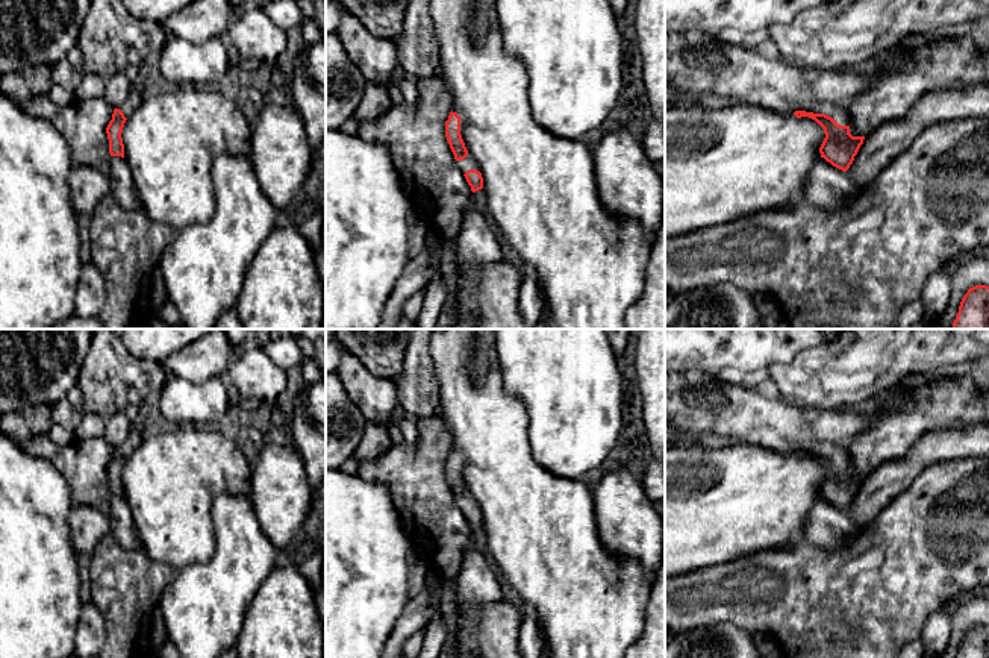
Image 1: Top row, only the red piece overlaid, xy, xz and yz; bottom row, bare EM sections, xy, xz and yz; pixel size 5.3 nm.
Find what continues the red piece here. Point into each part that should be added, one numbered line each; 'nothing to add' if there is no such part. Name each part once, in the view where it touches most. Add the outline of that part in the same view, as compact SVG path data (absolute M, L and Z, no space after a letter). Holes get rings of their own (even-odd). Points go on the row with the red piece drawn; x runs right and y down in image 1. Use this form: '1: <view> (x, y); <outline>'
1: yz (695, 62); M698 29L665 35L665 82L692 96L715 92L738 103L771 108L778 114L806 111L825 114L841 126L848 126L850 121L845 106L818 100L813 77L783 58L766 58L757 50L722 42L716 35Z

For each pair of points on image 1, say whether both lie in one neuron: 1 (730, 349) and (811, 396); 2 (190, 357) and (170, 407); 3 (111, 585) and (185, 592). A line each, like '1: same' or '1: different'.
1: different
2: different
3: different

